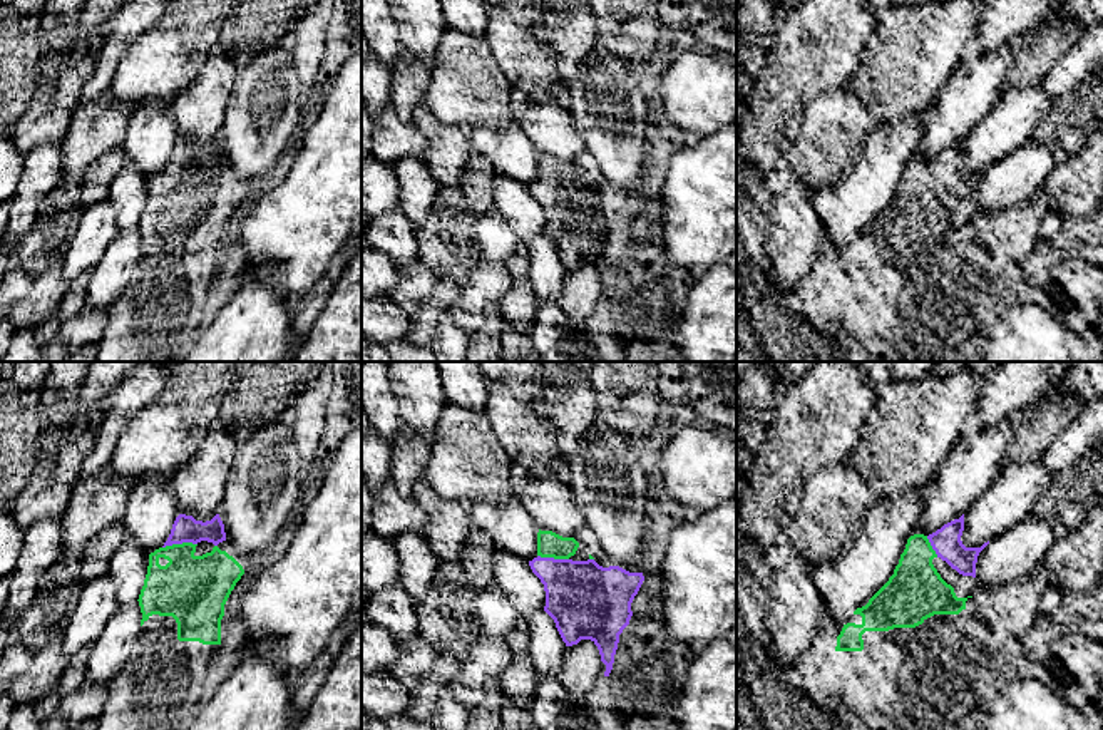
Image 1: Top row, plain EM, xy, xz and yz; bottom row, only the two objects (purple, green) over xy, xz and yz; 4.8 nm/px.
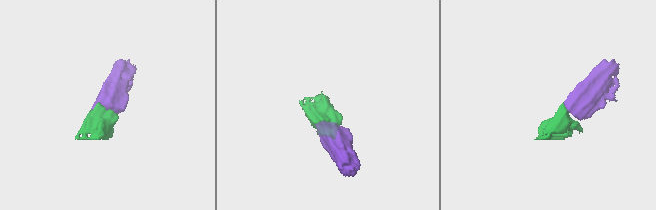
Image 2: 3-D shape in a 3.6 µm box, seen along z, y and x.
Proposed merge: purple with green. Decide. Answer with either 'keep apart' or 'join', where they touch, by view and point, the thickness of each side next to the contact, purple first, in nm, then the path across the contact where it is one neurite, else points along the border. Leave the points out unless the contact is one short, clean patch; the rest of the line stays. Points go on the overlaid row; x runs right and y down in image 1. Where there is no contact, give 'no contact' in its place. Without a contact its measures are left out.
join | xy (179, 543) | 130/320 nm | across xy (184, 529), (179, 543), (184, 575), (193, 590)

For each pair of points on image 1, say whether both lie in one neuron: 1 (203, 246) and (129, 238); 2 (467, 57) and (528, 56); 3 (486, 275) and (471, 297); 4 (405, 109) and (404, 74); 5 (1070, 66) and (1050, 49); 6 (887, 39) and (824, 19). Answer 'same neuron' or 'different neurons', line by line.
1: different neurons
2: different neurons
3: same neuron
4: same neuron
5: different neurons
6: different neurons

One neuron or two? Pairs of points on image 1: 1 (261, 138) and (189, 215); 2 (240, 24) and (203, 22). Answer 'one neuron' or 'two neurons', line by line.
1: two neurons
2: two neurons

